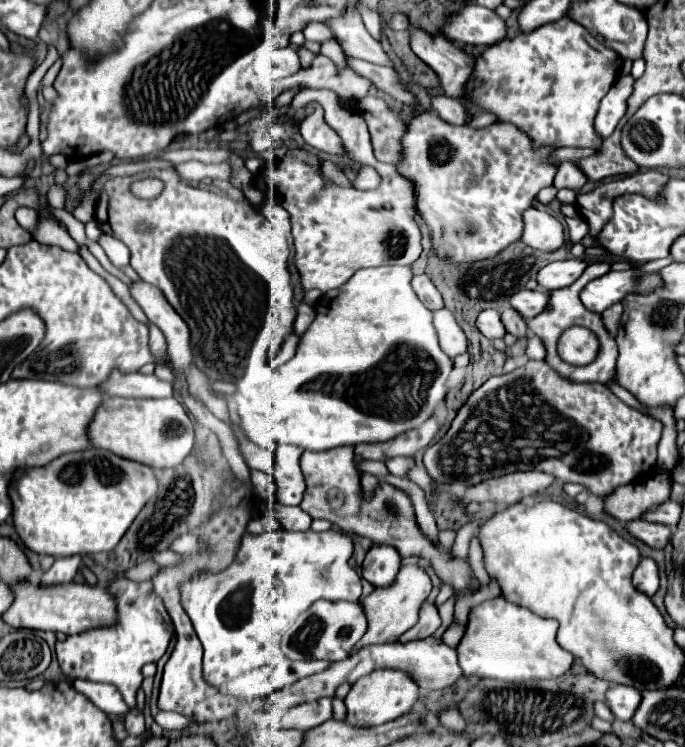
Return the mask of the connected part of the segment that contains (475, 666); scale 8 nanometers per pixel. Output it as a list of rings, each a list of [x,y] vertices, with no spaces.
[[[505,596],[483,602],[469,612],[465,634],[457,646],[459,666],[465,676],[493,678],[503,682],[523,682],[537,678],[555,678],[567,672],[573,656],[557,640],[557,620],[545,620],[531,610],[509,602]]]

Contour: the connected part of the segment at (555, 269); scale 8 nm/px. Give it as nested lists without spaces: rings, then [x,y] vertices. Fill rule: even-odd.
[[[569,258],[563,262],[551,262],[545,268],[539,270],[537,282],[545,290],[559,290],[571,286],[587,268],[587,264],[581,258]]]

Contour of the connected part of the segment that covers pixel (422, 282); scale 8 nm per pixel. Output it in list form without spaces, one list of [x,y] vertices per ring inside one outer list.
[[[421,274],[421,276],[413,278],[413,290],[419,296],[419,300],[425,304],[425,308],[429,308],[431,312],[443,308],[441,294],[439,294],[437,286],[433,284],[433,280],[427,274]]]

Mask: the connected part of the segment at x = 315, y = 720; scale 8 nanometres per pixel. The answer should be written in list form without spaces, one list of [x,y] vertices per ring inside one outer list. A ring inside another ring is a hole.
[[[325,698],[325,700],[315,700],[315,702],[293,706],[287,712],[287,718],[281,722],[285,724],[283,728],[307,730],[307,728],[315,728],[315,724],[323,724],[323,720],[329,720],[331,716],[333,716],[331,698]]]

